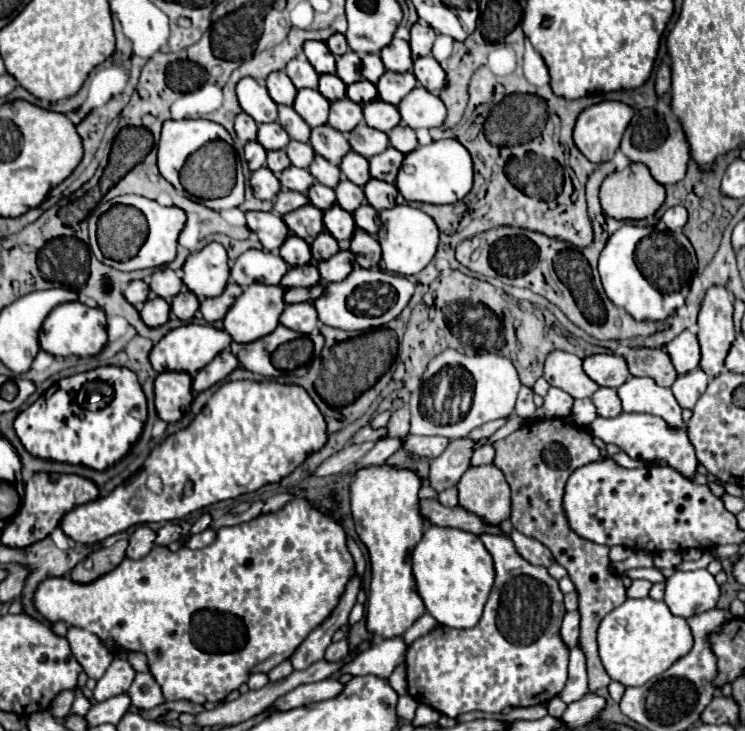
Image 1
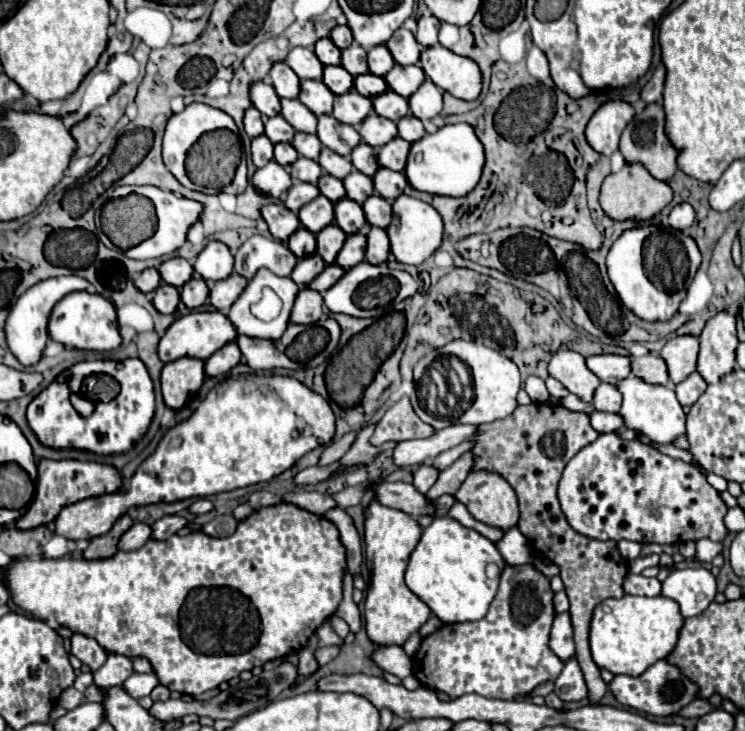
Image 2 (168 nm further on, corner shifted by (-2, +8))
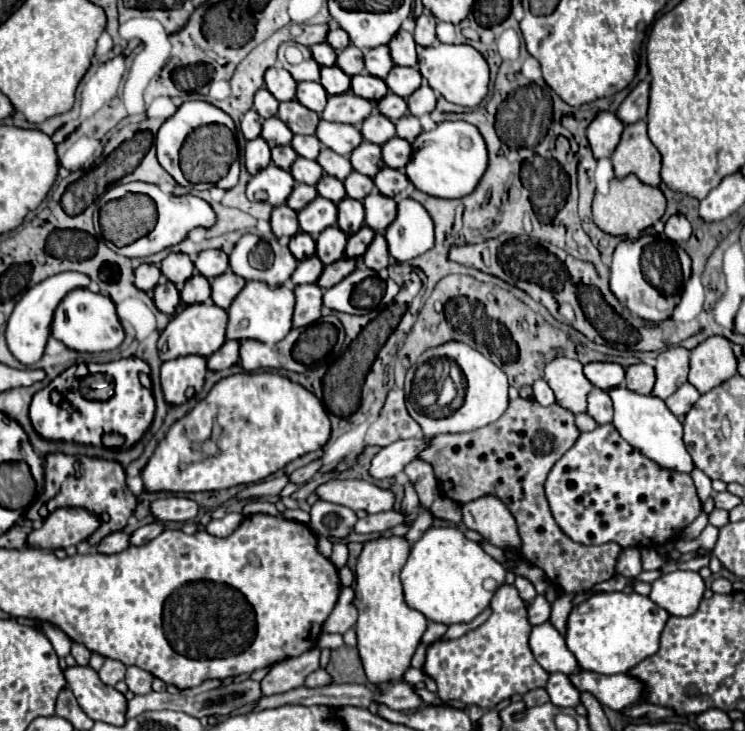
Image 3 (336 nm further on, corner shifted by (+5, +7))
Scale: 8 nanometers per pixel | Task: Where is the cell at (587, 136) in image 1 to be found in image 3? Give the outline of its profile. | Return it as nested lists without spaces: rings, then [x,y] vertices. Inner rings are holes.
[[[603,111],[595,117],[595,121],[587,129],[587,139],[589,139],[593,155],[597,159],[613,155],[613,151],[615,151],[619,139],[621,139],[623,127],[625,125],[617,119],[615,113]]]

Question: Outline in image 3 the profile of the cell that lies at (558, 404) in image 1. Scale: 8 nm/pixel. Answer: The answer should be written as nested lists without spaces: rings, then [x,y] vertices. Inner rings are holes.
[[[537,379],[533,383],[533,399],[541,405],[551,405],[555,403],[555,395],[551,393],[551,387],[543,381],[543,379]]]

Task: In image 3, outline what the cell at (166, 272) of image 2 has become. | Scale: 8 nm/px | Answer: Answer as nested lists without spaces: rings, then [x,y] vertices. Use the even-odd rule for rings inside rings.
[[[169,253],[163,261],[161,261],[161,273],[175,283],[175,287],[181,291],[185,281],[193,275],[193,261],[189,259],[189,255],[185,253]]]

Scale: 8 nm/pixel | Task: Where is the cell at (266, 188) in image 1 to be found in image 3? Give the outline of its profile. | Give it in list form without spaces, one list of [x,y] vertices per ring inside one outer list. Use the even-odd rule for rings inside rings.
[[[271,163],[267,169],[263,169],[263,173],[251,177],[247,185],[247,197],[251,201],[265,201],[273,207],[279,207],[291,195],[293,185],[295,185],[293,175]]]

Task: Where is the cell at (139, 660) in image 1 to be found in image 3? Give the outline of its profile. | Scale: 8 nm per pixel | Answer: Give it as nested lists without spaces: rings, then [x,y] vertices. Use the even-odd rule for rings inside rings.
[[[127,667],[127,675],[125,675],[125,683],[129,687],[131,693],[135,695],[147,695],[151,693],[151,683],[153,683],[153,675],[145,669],[139,667]]]

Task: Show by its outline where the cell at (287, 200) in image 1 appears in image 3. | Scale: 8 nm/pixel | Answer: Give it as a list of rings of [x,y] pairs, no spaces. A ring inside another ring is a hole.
[[[297,183],[291,197],[287,199],[287,205],[295,211],[301,211],[305,205],[309,205],[315,197],[317,197],[317,189],[311,187],[311,185],[303,185],[303,183]]]

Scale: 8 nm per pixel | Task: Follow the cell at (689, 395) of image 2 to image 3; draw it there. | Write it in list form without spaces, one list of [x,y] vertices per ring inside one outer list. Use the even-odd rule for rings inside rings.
[[[685,383],[685,385],[681,385],[681,387],[665,401],[665,405],[669,407],[669,411],[671,411],[673,415],[683,417],[683,415],[689,413],[689,409],[697,403],[699,397],[701,397],[701,393],[699,393],[691,383]]]

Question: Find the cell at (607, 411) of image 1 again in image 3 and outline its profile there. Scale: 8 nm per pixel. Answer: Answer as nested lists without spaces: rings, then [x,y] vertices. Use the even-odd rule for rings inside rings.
[[[595,387],[591,389],[587,413],[595,419],[597,425],[605,425],[613,421],[613,405],[611,405],[611,397],[607,395],[607,391],[595,389]]]

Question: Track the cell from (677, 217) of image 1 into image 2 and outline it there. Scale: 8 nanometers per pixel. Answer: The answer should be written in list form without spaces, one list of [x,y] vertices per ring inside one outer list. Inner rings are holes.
[[[686,202],[676,204],[668,218],[670,218],[670,226],[672,228],[688,230],[692,226],[692,222],[694,222],[694,208],[690,204],[686,204]]]

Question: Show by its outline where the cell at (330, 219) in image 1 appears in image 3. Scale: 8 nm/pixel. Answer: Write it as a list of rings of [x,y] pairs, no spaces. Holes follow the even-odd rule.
[[[345,197],[339,203],[339,229],[347,235],[355,235],[365,223],[365,211],[363,211],[363,203],[357,199],[349,199]]]

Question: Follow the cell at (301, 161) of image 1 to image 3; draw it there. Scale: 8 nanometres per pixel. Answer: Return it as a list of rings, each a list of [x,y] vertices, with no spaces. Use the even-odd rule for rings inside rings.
[[[295,135],[293,141],[291,141],[291,145],[297,151],[297,155],[301,155],[305,159],[317,159],[319,149],[321,149],[321,141],[315,135],[311,135],[311,137],[307,137],[307,135]]]

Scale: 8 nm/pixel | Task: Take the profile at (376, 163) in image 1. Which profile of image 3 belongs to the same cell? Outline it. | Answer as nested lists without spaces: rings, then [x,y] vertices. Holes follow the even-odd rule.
[[[393,137],[391,141],[383,143],[381,145],[383,149],[383,161],[387,167],[393,167],[393,169],[405,169],[405,165],[409,163],[411,159],[411,143],[401,139],[401,137]]]

